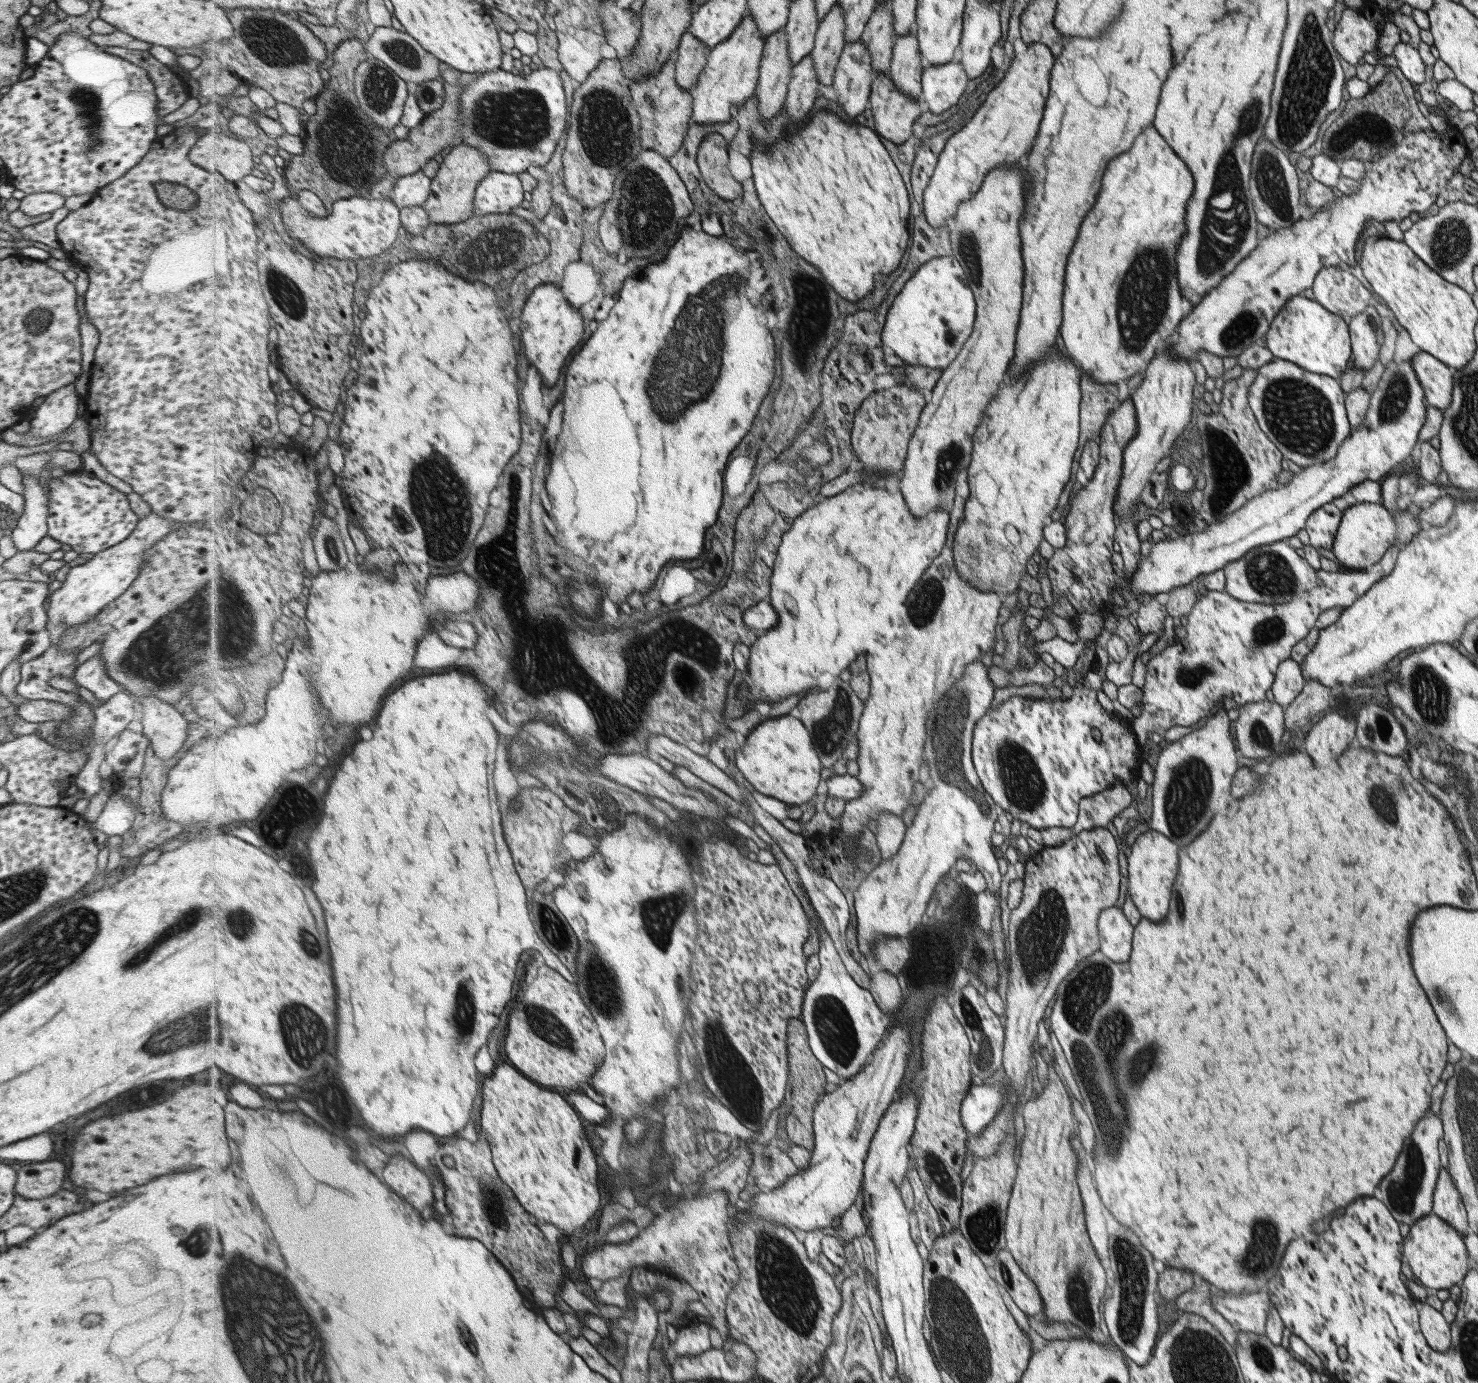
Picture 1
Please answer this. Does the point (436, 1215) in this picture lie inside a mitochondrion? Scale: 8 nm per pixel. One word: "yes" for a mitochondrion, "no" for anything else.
no

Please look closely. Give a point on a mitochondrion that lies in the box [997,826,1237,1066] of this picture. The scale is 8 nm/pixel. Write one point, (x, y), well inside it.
(1039, 938)

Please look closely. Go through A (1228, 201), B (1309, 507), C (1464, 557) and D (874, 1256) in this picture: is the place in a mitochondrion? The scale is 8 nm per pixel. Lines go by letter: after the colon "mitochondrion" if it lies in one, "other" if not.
A: mitochondrion
B: other
C: other
D: other

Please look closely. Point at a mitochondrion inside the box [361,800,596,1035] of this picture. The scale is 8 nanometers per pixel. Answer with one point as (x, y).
(558, 934)

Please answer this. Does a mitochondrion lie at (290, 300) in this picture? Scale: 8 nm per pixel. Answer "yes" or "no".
yes

